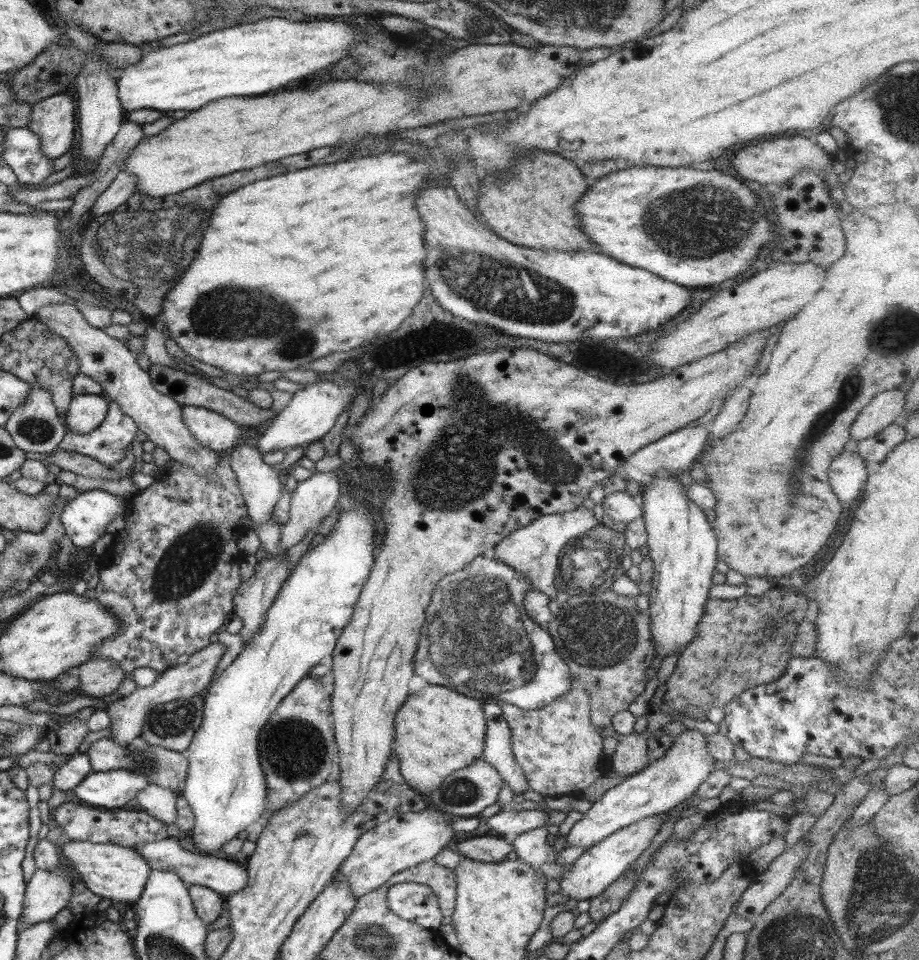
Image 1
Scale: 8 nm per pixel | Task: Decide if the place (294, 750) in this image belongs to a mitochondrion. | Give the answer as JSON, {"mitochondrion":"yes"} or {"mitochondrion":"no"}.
{"mitochondrion":"yes"}

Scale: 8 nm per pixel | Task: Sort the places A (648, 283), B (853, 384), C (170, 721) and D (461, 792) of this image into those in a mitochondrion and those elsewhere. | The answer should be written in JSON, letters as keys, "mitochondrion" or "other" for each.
{"A":"other","B":"mitochondrion","C":"mitochondrion","D":"mitochondrion"}

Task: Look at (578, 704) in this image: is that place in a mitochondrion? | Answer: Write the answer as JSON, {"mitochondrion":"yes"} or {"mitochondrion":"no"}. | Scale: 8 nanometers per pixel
{"mitochondrion":"no"}

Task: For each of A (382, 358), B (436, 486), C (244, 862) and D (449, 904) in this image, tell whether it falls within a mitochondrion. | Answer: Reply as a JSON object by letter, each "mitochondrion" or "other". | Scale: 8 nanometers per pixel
{"A":"other","B":"mitochondrion","C":"other","D":"other"}

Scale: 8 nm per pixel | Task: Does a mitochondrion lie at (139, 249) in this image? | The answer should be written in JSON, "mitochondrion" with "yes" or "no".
{"mitochondrion":"yes"}

